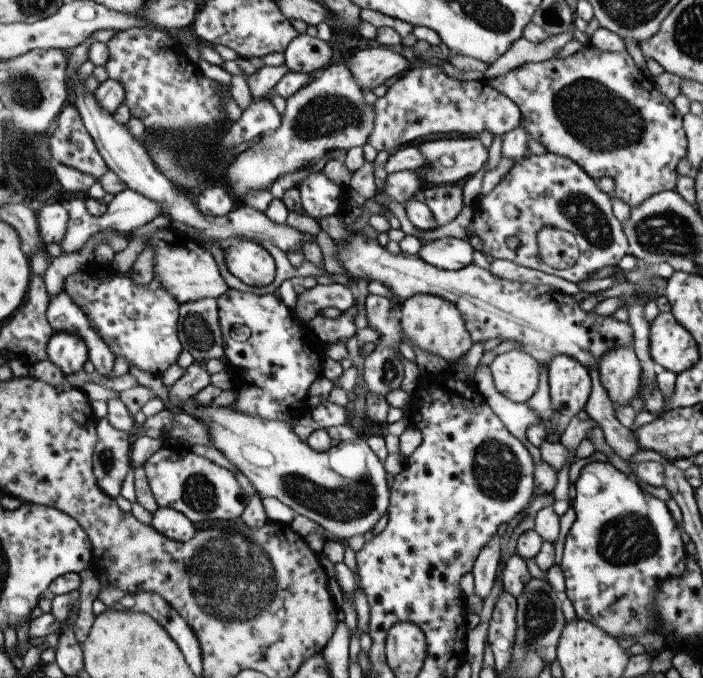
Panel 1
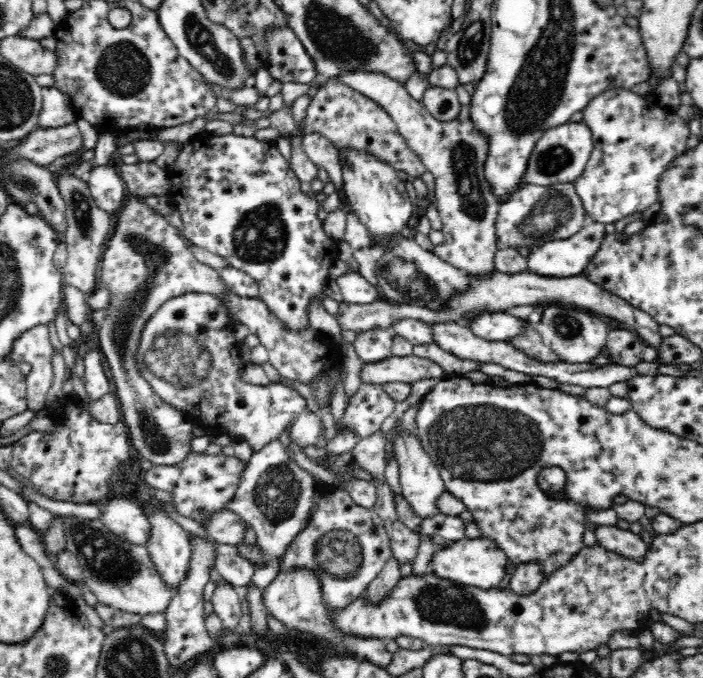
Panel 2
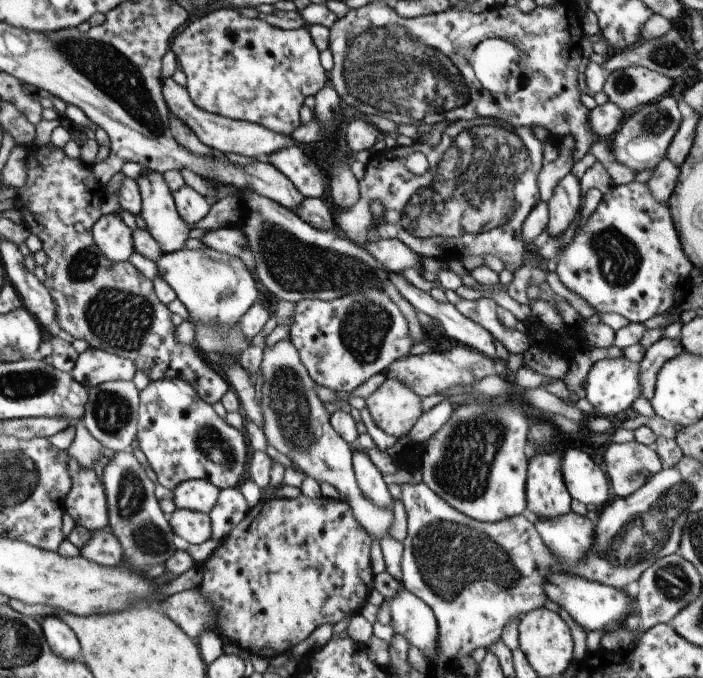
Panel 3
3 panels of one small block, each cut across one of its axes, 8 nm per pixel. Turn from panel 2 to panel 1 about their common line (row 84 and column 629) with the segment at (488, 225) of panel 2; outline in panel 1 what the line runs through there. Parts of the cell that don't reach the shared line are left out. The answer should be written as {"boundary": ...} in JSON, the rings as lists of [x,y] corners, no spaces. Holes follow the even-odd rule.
{"boundary":[[[616,346],[598,360],[600,382],[615,409],[629,405],[640,390],[642,368],[633,346]]]}

